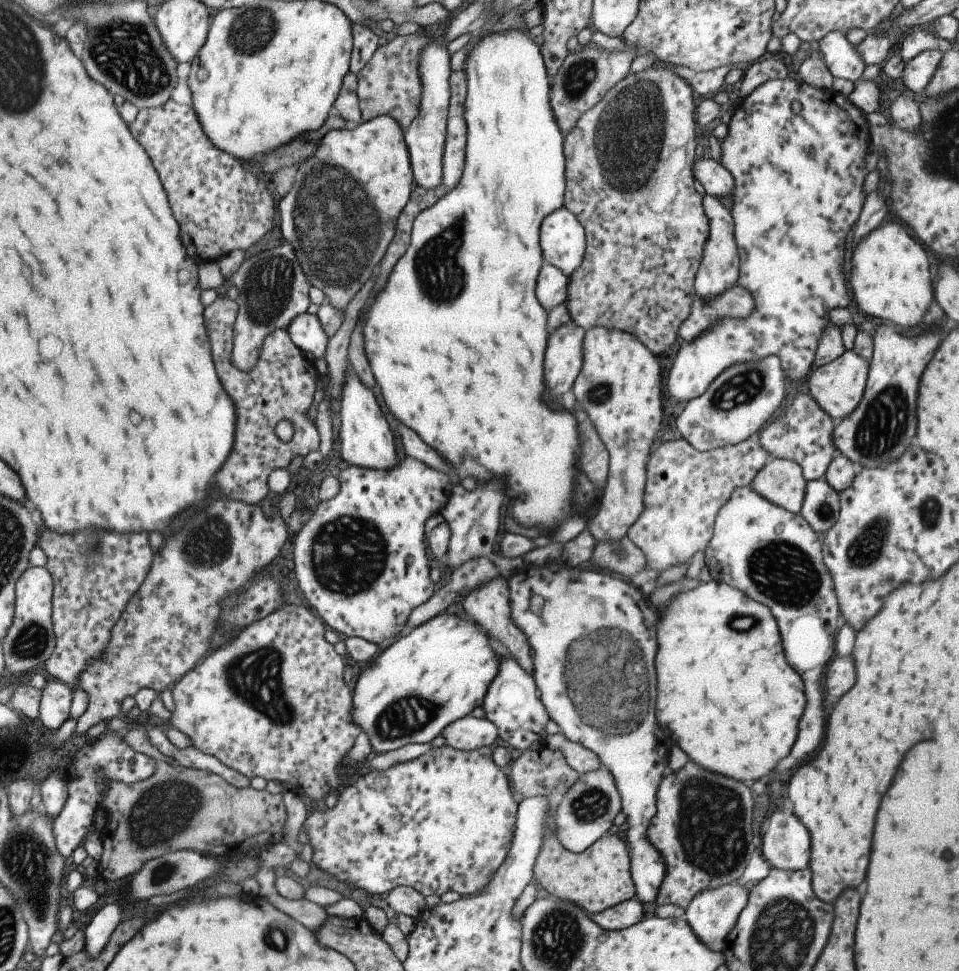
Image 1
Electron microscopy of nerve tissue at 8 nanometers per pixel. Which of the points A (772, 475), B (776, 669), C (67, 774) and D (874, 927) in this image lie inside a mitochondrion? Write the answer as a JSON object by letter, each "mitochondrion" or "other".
{"A":"other","B":"other","C":"other","D":"other"}

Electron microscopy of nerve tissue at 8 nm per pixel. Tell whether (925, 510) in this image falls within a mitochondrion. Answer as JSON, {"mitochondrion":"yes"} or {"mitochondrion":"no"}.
{"mitochondrion":"yes"}

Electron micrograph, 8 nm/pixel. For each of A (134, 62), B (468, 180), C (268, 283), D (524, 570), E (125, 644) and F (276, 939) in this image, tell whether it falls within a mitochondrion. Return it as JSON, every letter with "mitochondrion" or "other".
{"A":"mitochondrion","B":"other","C":"mitochondrion","D":"other","E":"other","F":"mitochondrion"}

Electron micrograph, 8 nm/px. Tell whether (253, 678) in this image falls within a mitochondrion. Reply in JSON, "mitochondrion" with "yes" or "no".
{"mitochondrion":"yes"}

